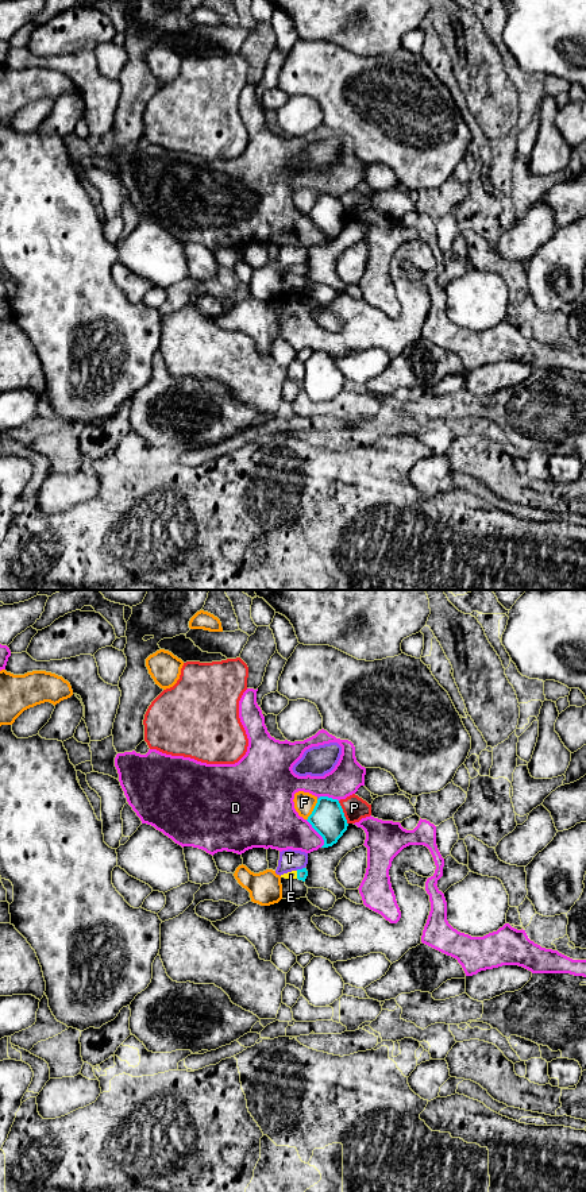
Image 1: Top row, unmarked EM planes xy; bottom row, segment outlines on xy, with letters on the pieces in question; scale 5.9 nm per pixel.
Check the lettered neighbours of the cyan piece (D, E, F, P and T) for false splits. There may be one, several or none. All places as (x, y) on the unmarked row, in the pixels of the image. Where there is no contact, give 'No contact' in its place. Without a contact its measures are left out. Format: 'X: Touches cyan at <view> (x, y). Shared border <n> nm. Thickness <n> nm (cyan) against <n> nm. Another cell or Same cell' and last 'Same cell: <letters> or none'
D: Touches cyan at xy (317, 227). Shared border 190 nm. Thickness 200 nm (cyan) against 280 nm. Another cell
E: Touches cyan at xy (297, 270). Shared border 50 nm. Thickness 60 nm (cyan) against 50 nm. Same cell
F: Touches cyan at xy (313, 205). Shared border 140 nm. Thickness 200 nm (cyan) against 130 nm. Another cell
P: Touches cyan at xy (343, 208). Shared border 160 nm. Thickness 200 nm (cyan) against 140 nm. Another cell
T: Touches cyan at xy (300, 265). Shared border 60 nm. Thickness 60 nm (cyan) against 130 nm. Another cell
Same cell: E

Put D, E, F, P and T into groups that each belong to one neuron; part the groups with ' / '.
D / E / F / P / T

